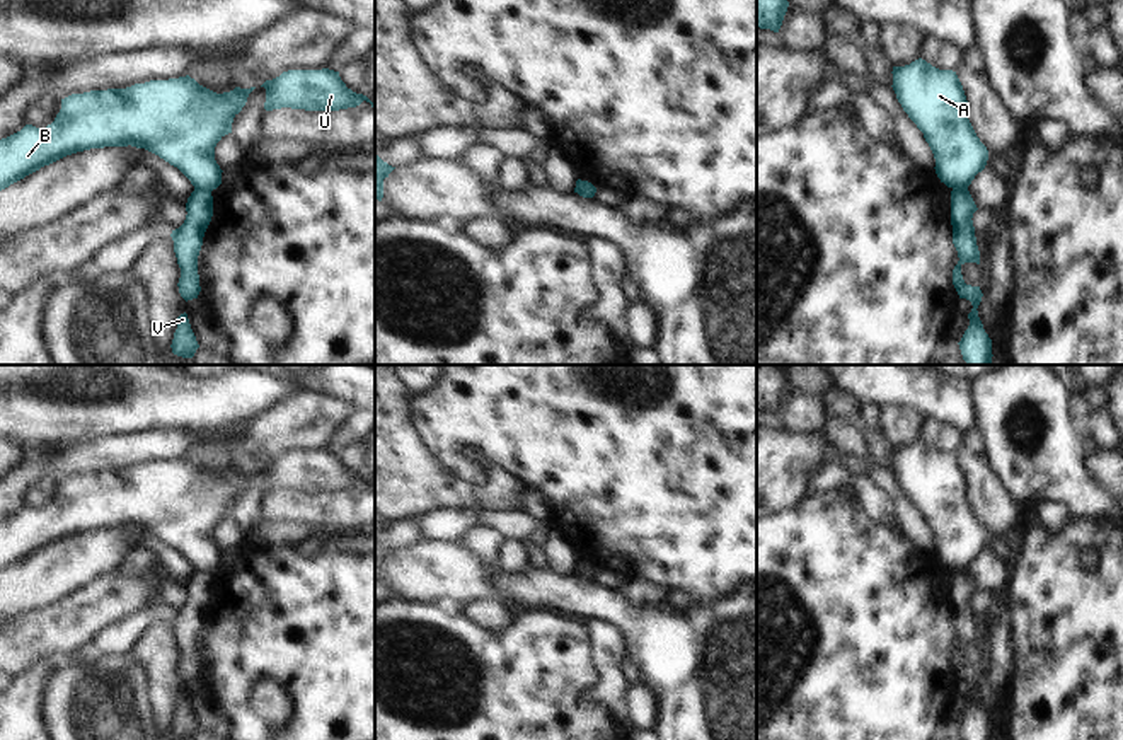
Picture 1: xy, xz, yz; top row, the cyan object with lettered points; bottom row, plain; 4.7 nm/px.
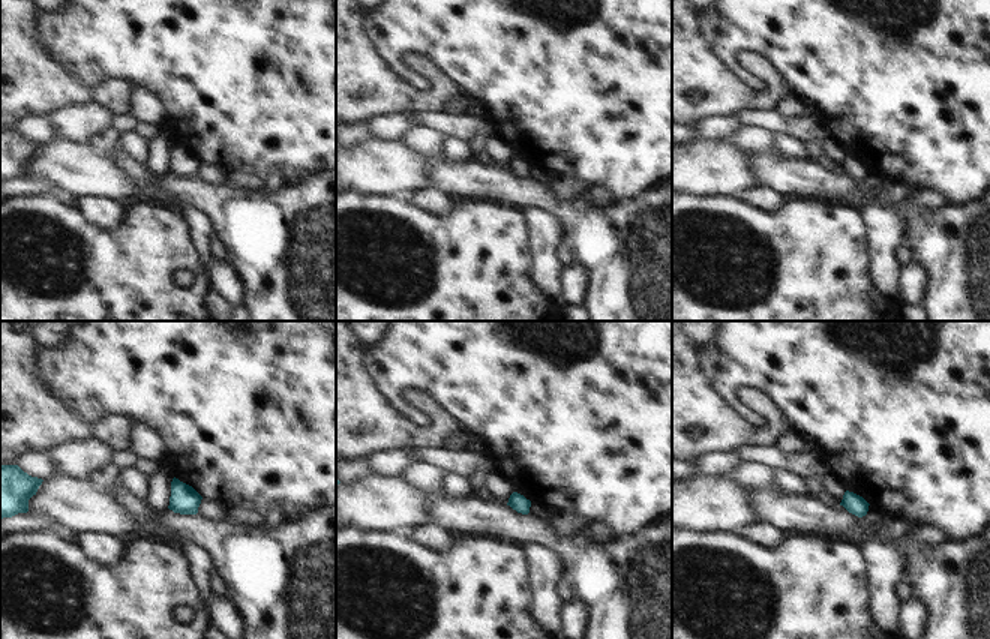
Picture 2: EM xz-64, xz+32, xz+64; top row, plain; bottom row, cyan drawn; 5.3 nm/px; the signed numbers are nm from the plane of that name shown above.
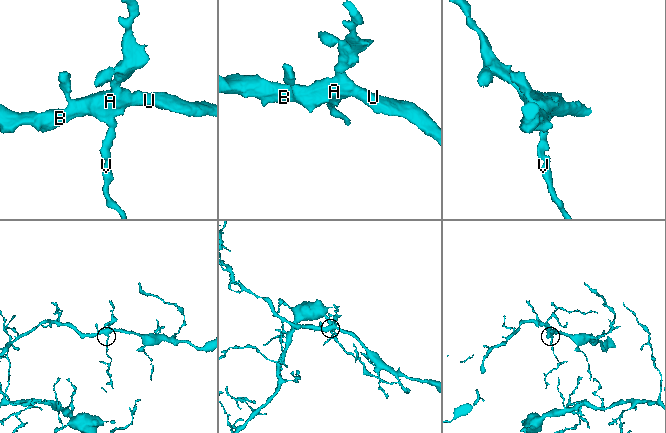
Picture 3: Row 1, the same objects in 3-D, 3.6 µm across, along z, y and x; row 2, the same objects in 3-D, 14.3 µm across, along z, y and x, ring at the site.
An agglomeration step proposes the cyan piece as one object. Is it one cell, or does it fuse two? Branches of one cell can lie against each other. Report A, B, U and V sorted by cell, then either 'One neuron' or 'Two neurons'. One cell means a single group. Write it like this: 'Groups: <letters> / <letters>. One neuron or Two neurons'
Groups: A B U / V. Two neurons

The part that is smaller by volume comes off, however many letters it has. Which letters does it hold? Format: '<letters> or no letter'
V

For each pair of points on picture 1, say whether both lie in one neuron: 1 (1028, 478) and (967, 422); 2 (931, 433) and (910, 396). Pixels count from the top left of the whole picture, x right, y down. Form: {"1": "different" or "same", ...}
{"1": "different", "2": "different"}

